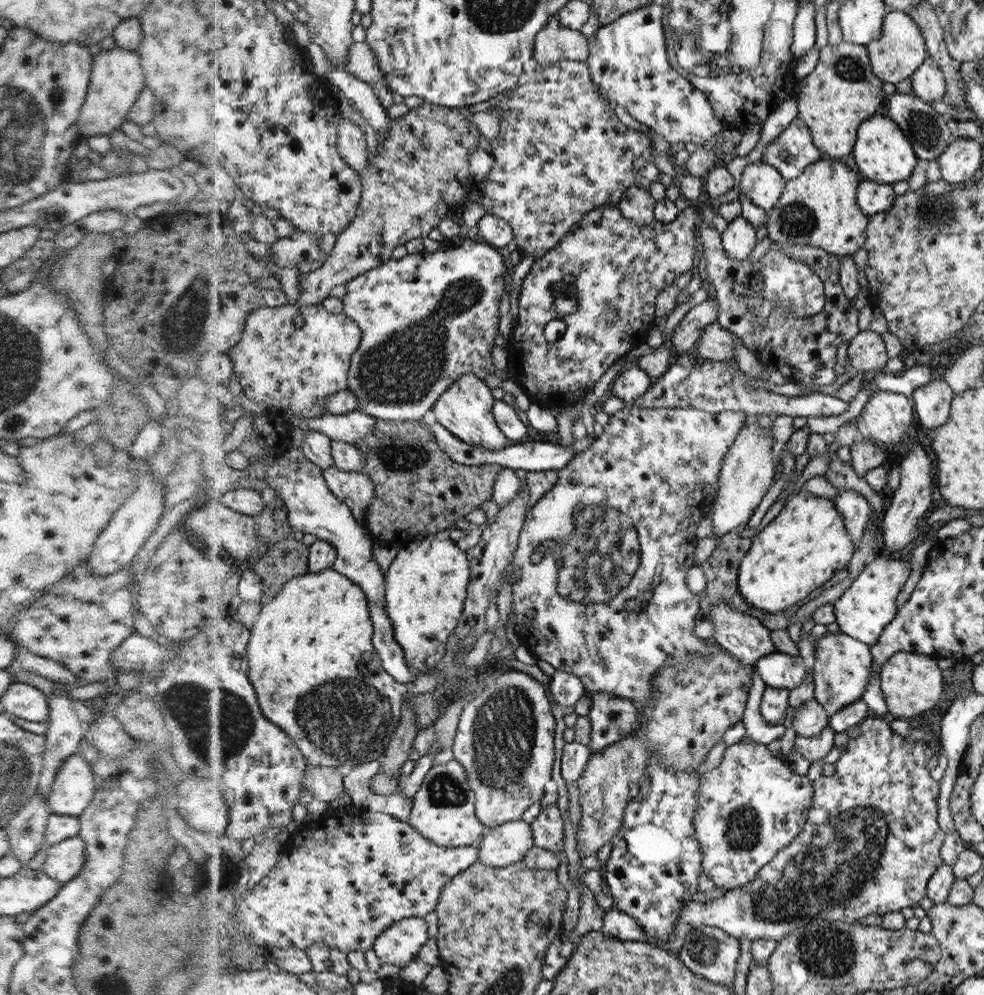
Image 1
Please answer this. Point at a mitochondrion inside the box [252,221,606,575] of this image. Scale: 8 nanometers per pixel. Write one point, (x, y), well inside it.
(403, 368)

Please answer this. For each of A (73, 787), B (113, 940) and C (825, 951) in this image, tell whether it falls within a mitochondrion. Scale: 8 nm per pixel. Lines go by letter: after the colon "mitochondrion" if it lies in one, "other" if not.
A: other
B: other
C: mitochondrion

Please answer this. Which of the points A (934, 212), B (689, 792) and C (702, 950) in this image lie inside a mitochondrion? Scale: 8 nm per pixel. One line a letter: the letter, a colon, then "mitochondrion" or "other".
A: mitochondrion
B: other
C: mitochondrion

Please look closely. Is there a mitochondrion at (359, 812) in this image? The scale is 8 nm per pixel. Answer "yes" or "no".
no

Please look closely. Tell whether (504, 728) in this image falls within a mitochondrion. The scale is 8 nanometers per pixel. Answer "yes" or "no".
yes

